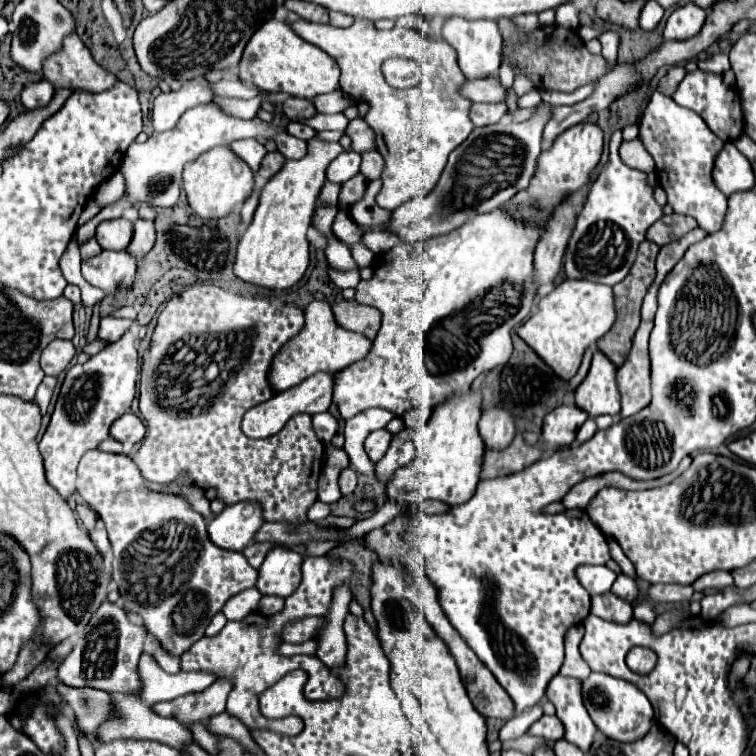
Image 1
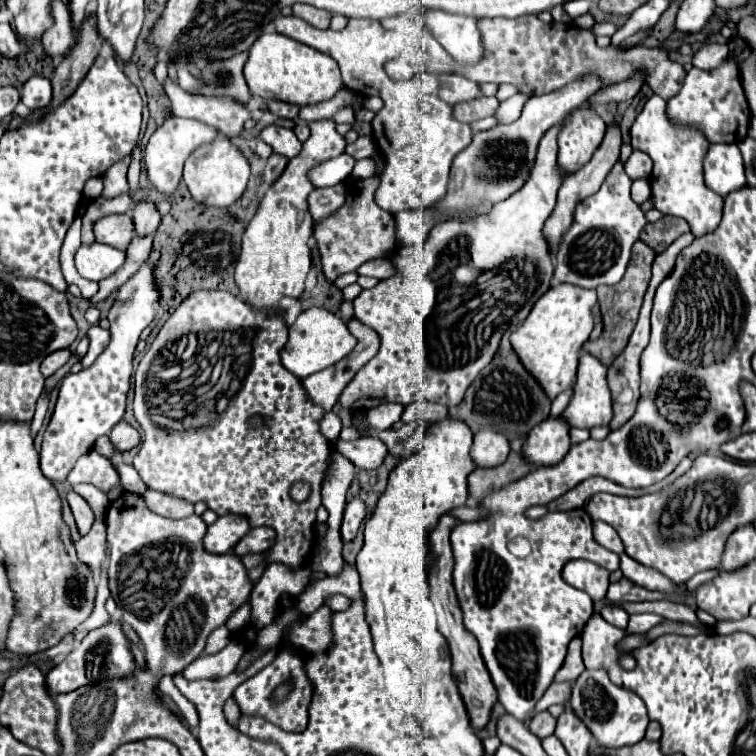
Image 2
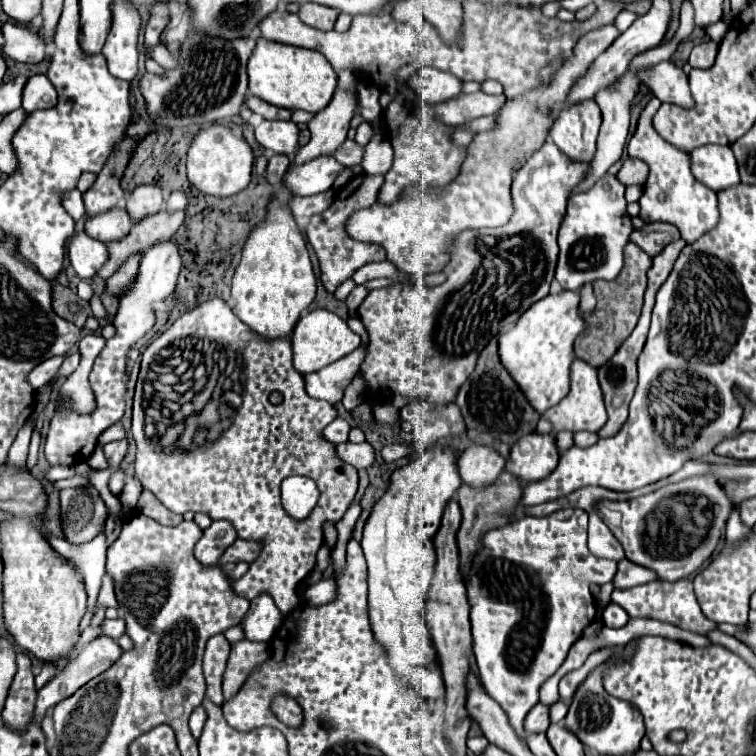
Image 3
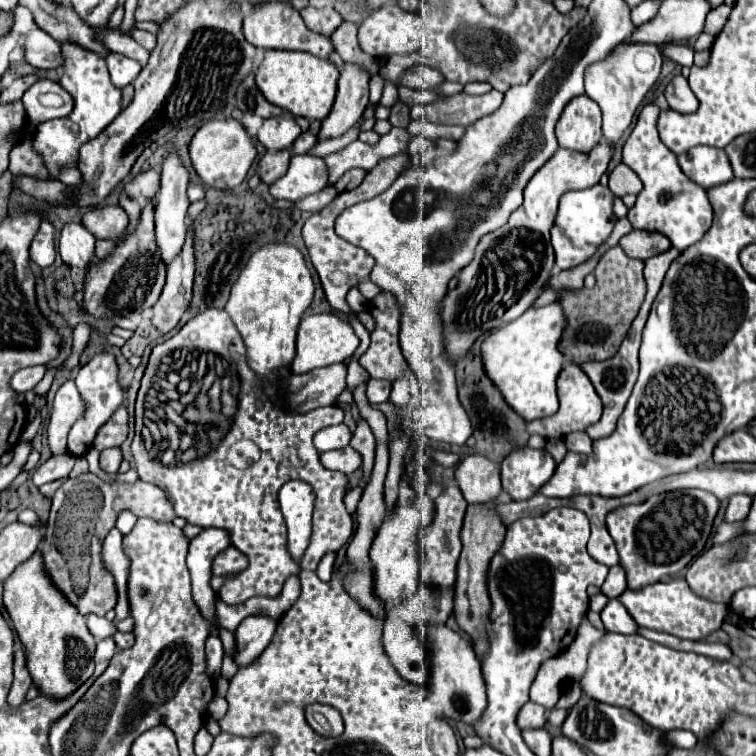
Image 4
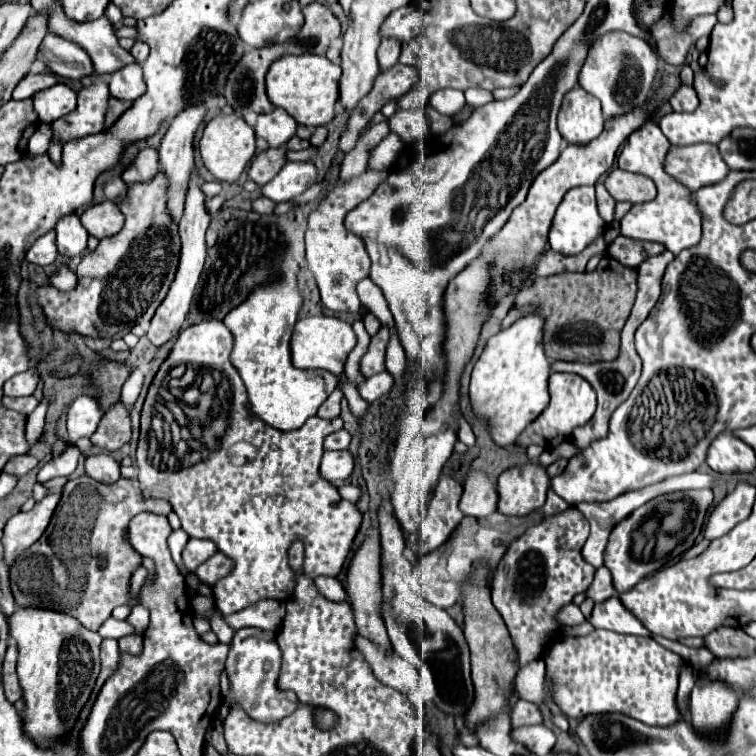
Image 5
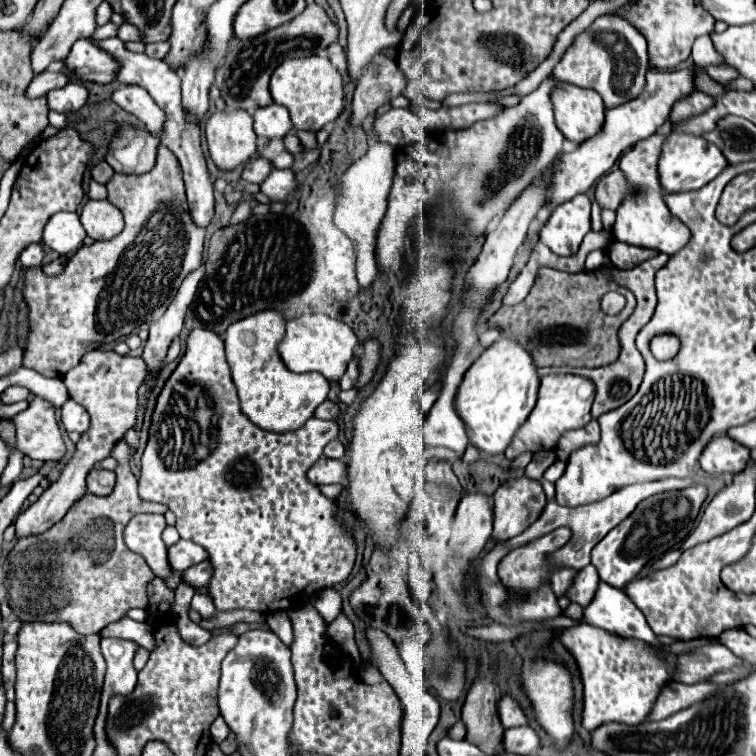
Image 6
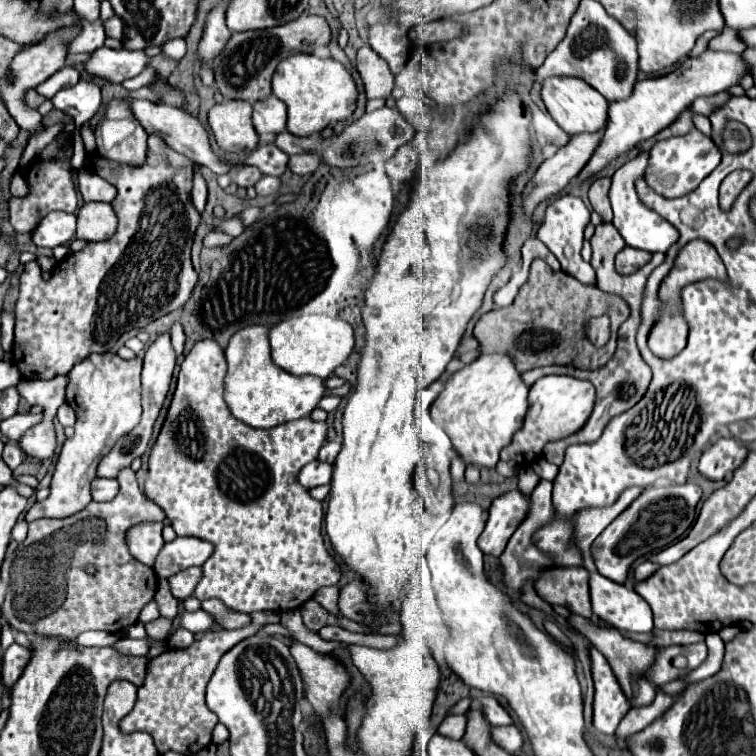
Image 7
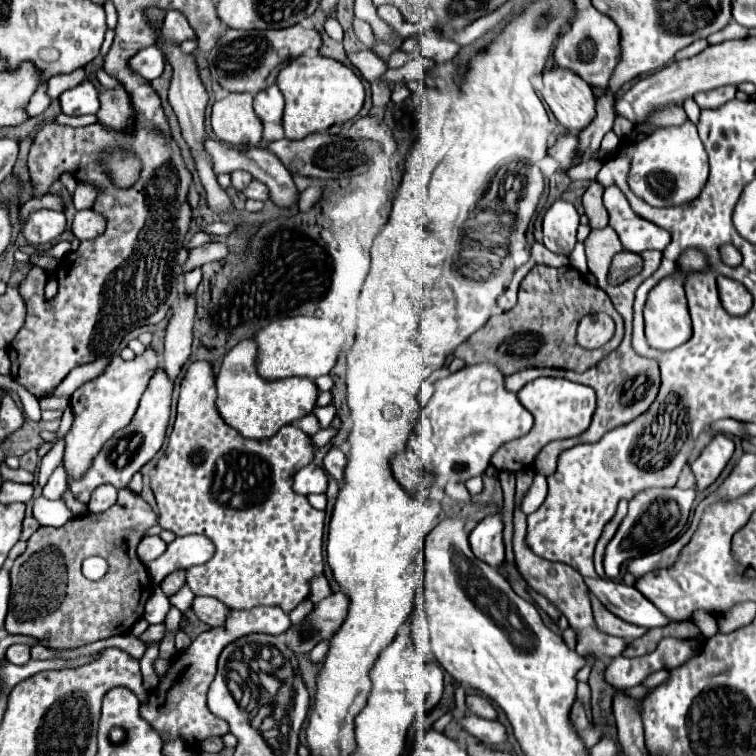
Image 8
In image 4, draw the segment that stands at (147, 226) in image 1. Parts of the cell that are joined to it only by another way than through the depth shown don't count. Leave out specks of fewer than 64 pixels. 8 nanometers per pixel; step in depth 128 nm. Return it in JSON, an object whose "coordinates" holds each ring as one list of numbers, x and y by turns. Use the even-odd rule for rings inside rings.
{"coordinates":[[150,168,140,172,136,178,132,178,126,186,124,186,126,194,138,202,144,202,148,198,154,198,160,190,160,172]]}

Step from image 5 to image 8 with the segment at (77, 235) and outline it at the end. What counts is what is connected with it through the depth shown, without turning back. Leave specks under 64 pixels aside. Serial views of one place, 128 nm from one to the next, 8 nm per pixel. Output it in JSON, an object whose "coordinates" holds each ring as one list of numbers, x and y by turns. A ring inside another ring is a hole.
{"coordinates":[[38,210,22,224,22,234,30,244,48,244,64,232,66,216,58,210]]}

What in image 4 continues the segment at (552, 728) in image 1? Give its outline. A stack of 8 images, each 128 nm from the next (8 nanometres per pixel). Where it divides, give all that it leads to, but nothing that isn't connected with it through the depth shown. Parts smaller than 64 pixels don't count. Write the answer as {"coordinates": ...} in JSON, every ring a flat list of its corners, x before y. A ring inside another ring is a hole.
{"coordinates":[[526,702,518,712,518,726,526,728,544,728,546,724,546,710,534,702]]}

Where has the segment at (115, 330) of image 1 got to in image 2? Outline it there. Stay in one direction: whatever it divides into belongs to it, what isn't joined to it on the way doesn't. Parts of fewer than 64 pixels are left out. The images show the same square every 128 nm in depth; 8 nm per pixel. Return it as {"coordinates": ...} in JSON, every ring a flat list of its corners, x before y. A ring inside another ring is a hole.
{"coordinates":[[92,326,86,336,90,338,90,348,88,348,88,354,82,358,82,368,88,368,110,342,110,332,100,326]]}

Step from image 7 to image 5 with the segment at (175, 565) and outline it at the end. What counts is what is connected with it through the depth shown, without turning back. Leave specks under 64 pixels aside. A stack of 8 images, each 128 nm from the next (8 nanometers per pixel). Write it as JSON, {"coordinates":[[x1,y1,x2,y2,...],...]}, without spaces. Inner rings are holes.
{"coordinates":[[188,540,182,550,182,560,190,572,194,572,202,562,206,562,216,552,216,544,210,540]]}

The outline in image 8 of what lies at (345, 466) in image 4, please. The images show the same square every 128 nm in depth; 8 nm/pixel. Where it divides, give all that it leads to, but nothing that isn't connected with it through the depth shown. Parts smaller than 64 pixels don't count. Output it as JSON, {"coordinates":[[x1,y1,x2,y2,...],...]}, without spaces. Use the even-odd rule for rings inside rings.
{"coordinates":[[310,462,302,470,298,470,294,476,294,484,292,484,294,492,298,492,302,496,322,494,322,492,326,492,326,486,328,486,326,472,320,466,316,466,314,462]]}

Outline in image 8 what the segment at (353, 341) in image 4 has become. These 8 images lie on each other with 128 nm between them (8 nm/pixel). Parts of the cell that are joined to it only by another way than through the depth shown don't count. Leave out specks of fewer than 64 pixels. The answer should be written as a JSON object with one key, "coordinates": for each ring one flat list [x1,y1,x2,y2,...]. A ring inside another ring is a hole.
{"coordinates":[[292,316,270,322,266,328,258,330,254,336,258,346,256,370,266,380,280,380,290,376,306,376,310,380,324,376,336,364,340,348,344,344,342,328,326,318,314,316]]}

